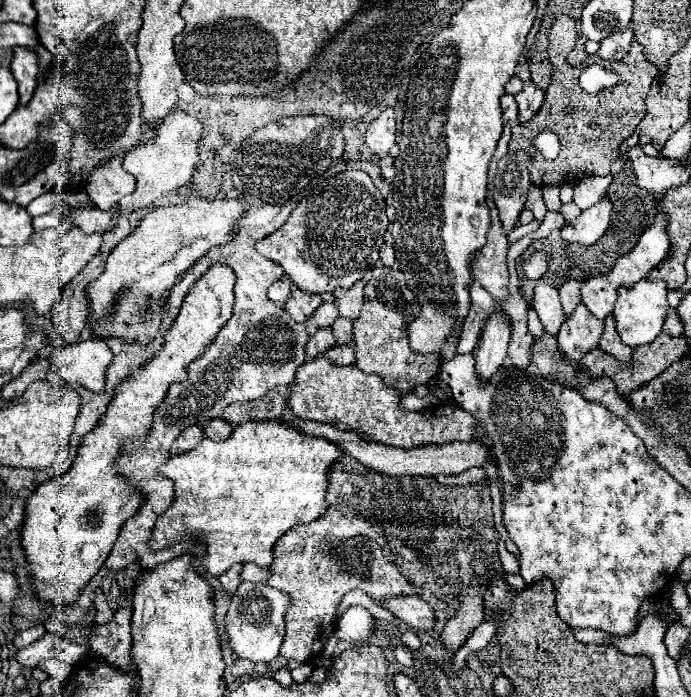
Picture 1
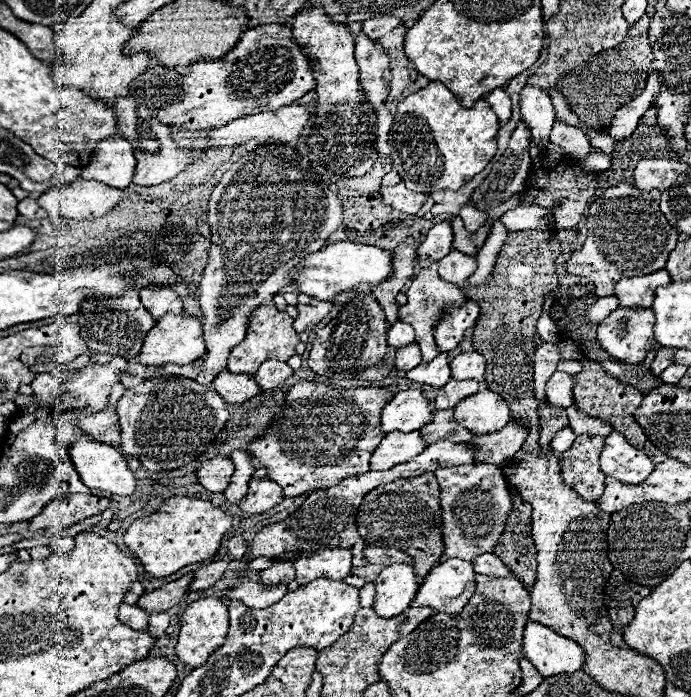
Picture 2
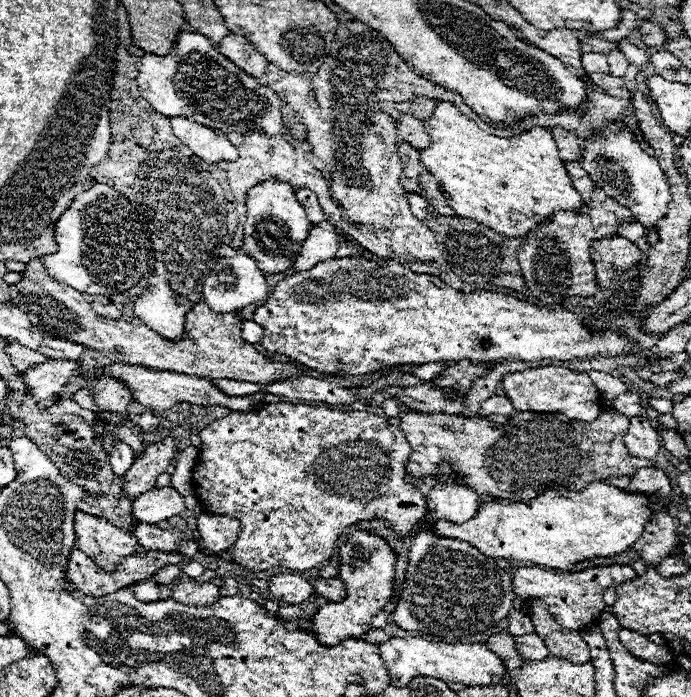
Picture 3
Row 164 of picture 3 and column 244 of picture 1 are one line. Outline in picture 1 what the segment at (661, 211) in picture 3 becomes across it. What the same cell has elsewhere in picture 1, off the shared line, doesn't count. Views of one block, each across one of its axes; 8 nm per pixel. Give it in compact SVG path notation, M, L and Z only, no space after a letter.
M242 582L234 596L230 598L230 608L224 618L224 628L228 636L228 646L238 658L250 662L270 662L278 656L280 640L284 638L284 612L288 608L288 598L284 592L274 592L266 584Z

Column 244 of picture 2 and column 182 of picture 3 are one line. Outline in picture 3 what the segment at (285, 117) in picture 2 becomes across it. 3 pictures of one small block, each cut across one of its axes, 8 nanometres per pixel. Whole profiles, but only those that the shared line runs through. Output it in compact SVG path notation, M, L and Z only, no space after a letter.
M182 116L170 118L170 126L176 138L182 144L186 144L200 160L208 164L214 164L220 160L236 160L238 156L238 150L228 142L224 132L220 130L212 130L204 124L192 122Z

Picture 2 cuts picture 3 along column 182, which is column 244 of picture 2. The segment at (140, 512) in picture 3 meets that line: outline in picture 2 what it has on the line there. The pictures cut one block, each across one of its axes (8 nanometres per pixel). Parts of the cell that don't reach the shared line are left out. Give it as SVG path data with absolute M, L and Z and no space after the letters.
M252 478L248 482L248 494L246 494L244 502L240 504L240 508L250 514L262 514L262 512L274 508L276 504L280 504L282 498L284 498L282 488L274 480Z

